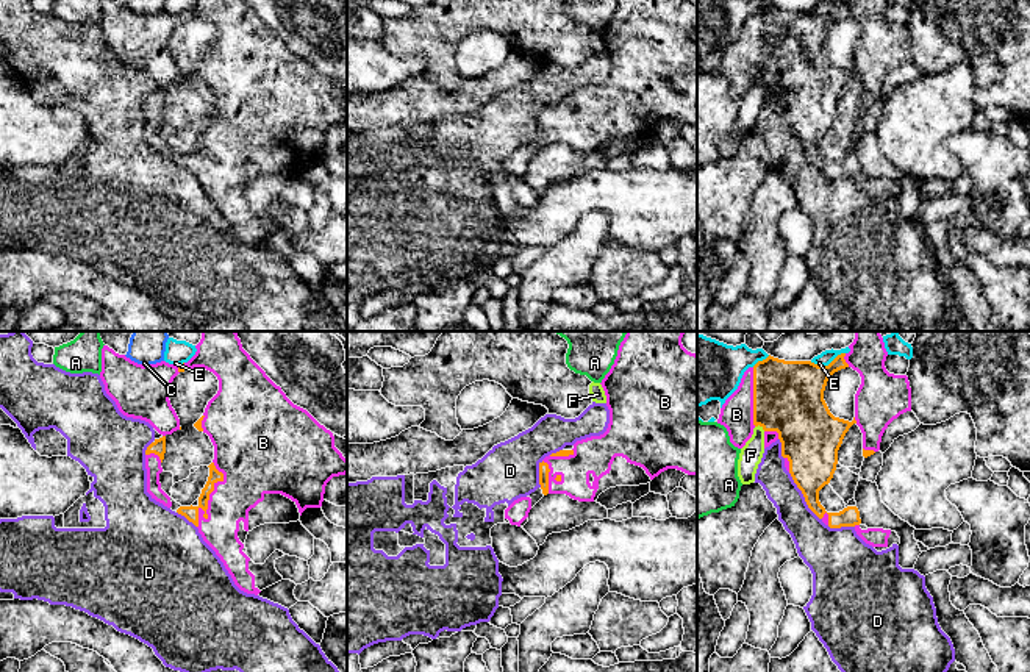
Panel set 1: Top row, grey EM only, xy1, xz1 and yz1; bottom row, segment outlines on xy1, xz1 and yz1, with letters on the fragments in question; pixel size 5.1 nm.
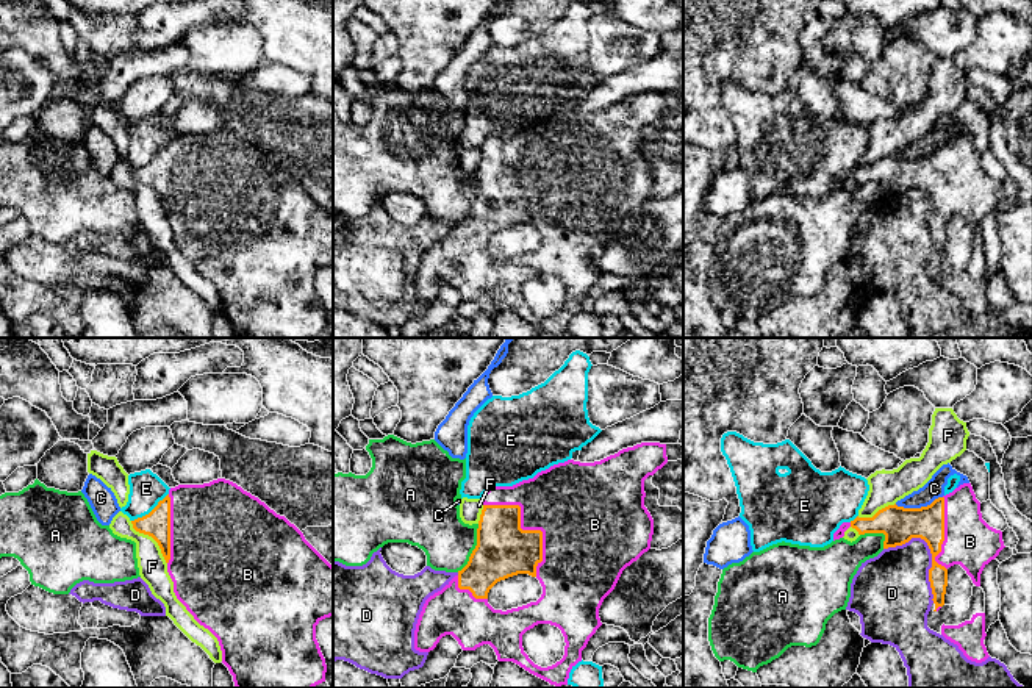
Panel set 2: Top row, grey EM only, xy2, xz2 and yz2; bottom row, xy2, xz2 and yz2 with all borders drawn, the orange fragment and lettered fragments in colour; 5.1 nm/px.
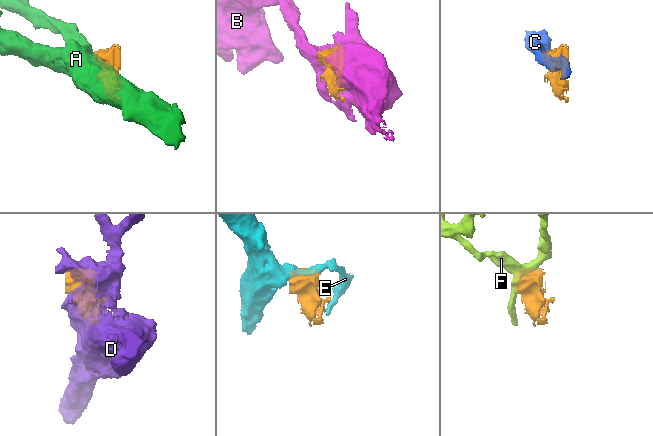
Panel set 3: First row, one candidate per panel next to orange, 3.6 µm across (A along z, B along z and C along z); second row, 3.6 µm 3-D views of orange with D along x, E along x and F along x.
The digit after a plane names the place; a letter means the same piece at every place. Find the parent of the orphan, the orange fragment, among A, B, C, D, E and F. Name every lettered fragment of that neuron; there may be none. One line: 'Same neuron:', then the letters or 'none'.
Same neuron: B

